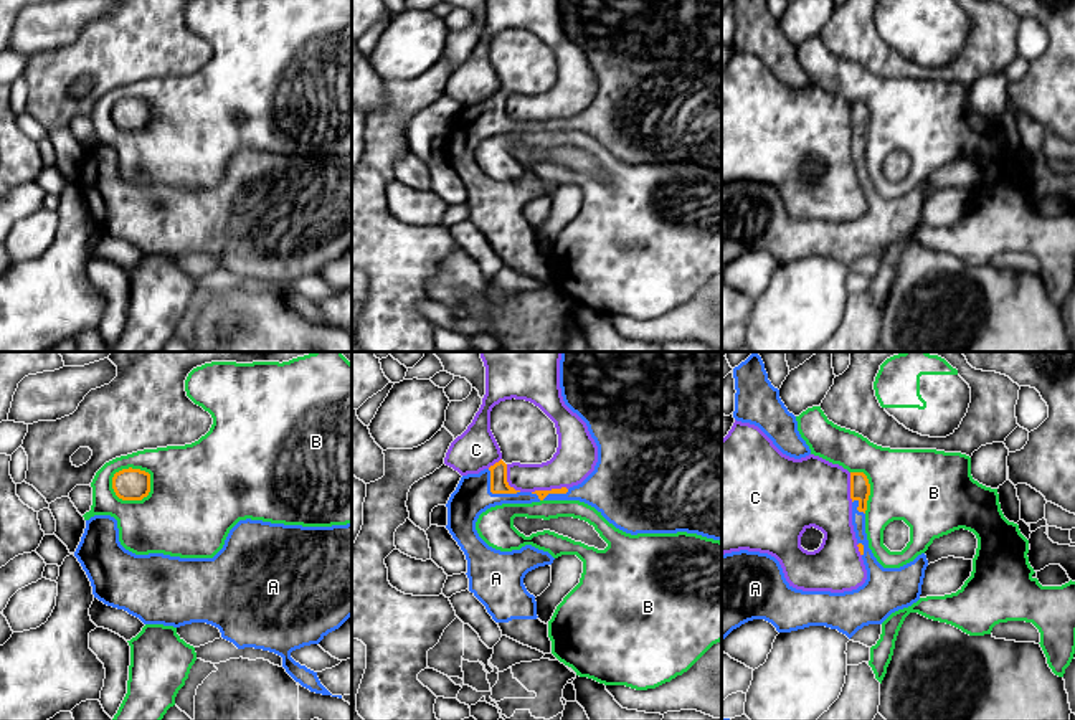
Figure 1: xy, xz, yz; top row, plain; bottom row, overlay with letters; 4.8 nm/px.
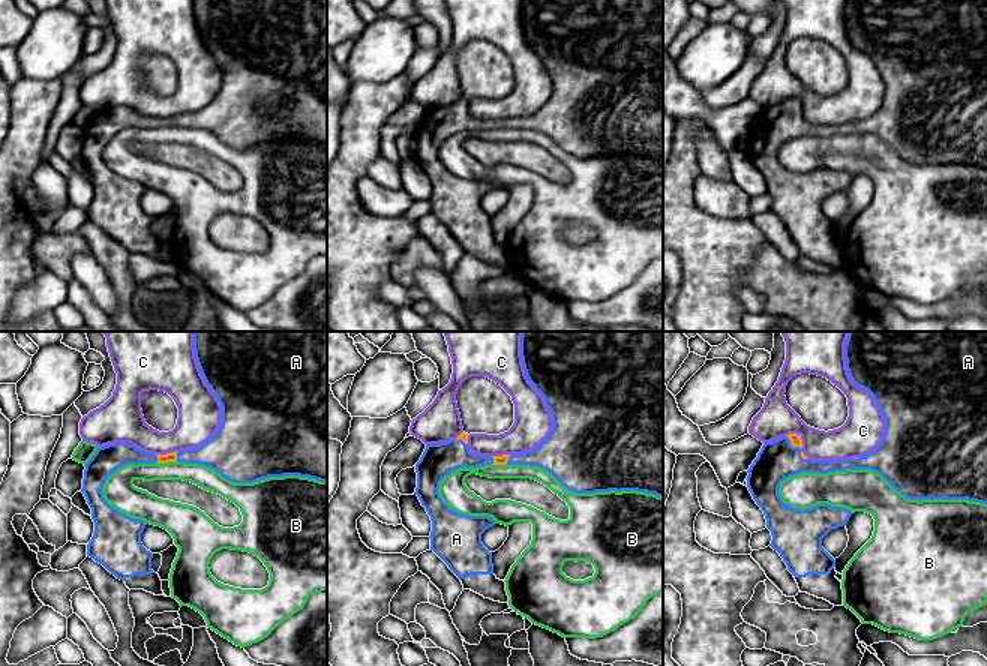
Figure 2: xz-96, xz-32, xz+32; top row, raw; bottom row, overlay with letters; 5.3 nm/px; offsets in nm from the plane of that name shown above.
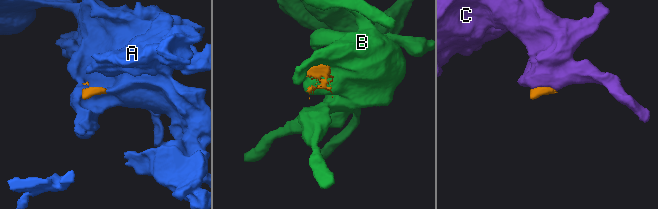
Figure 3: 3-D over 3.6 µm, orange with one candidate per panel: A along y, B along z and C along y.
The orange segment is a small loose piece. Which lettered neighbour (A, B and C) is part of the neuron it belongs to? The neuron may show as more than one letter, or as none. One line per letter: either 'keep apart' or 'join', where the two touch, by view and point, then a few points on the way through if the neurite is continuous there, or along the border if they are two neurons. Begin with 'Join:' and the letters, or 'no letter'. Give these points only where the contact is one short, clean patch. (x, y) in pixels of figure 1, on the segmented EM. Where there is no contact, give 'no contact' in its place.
Join: A
A: join; contact xz (494, 492)
B: keep apart; contact xy (126, 469)
C: keep apart; contact xz (549, 491)

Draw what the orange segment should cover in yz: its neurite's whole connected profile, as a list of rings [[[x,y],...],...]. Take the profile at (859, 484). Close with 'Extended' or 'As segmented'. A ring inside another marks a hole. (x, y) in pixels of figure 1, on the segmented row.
[[[850,472],[852,525],[867,580],[852,591],[803,591],[793,588],[779,561],[760,552],[722,555],[722,642],[753,619],[771,623],[778,632],[809,626],[837,629],[849,639],[864,626],[882,624],[892,613],[920,599],[926,555],[900,568],[883,568],[865,533],[870,484],[864,472]]]. Extended

